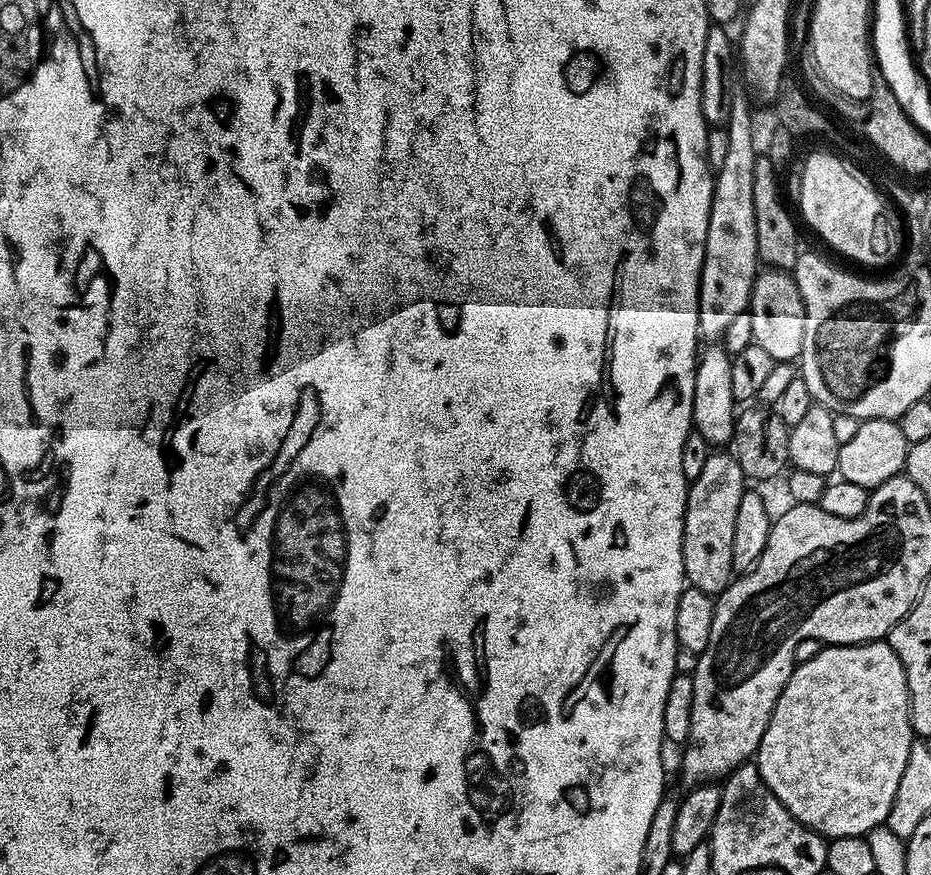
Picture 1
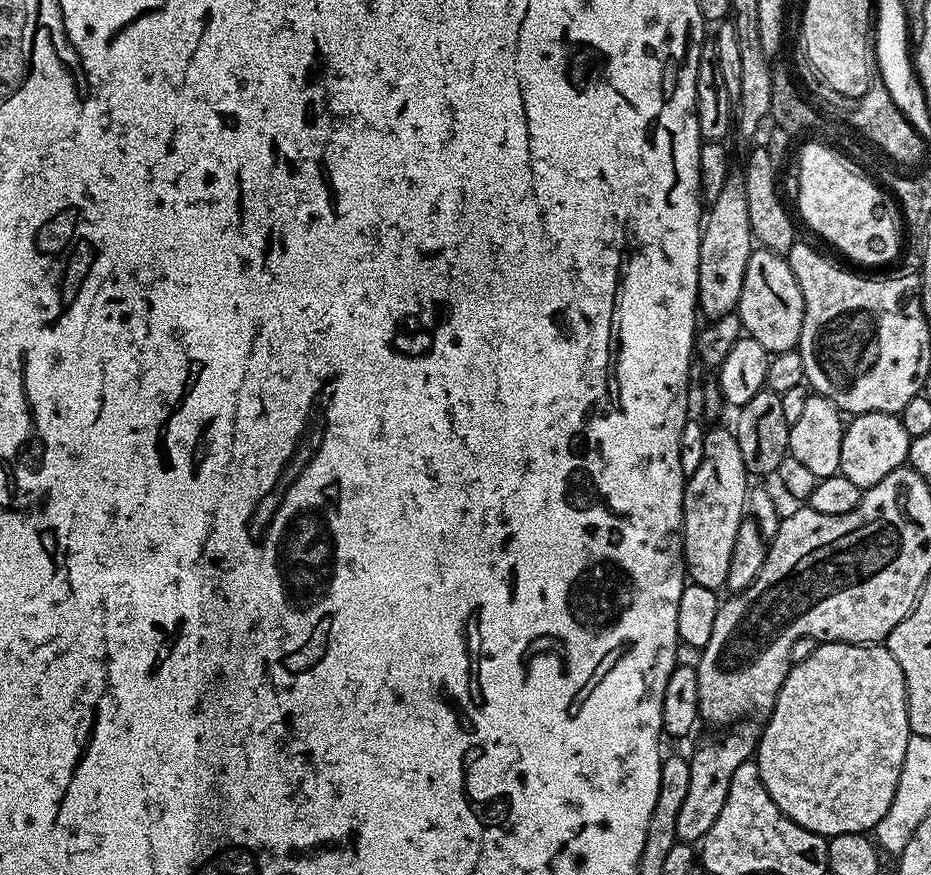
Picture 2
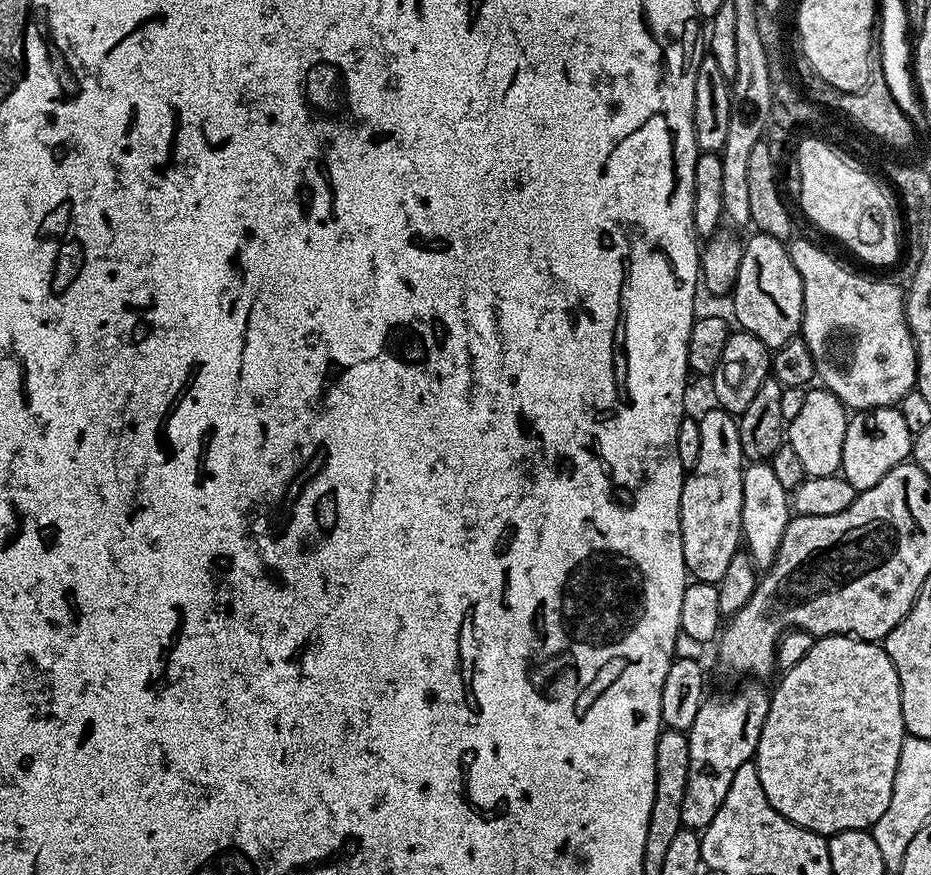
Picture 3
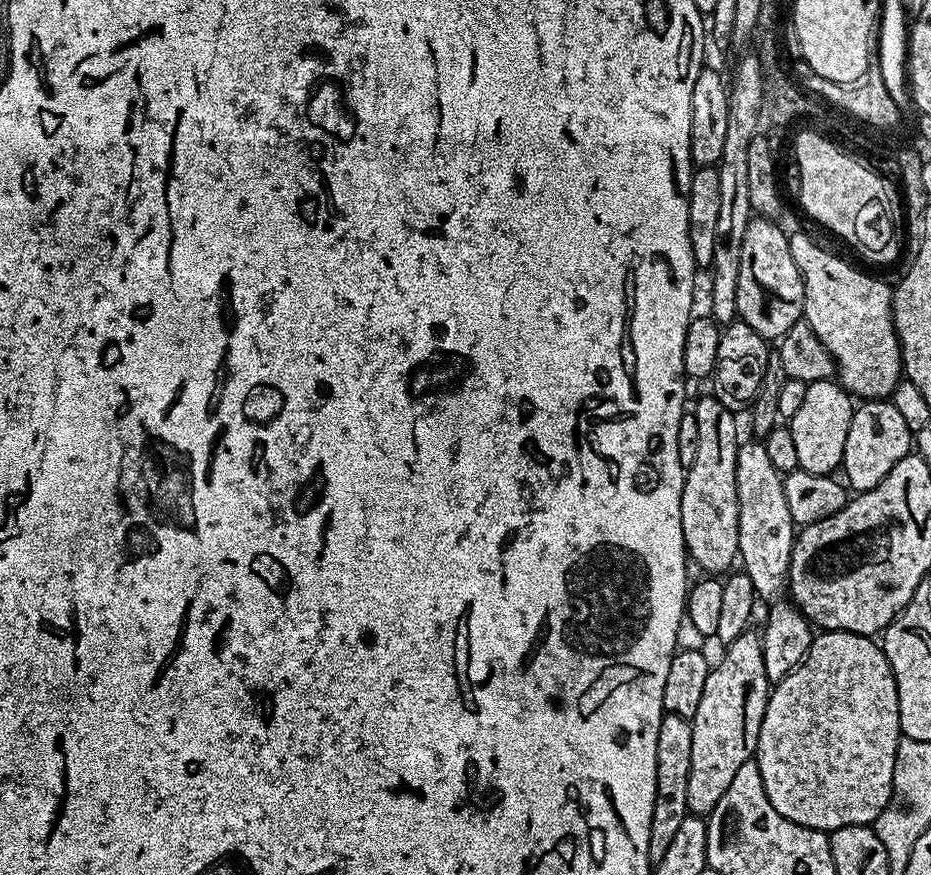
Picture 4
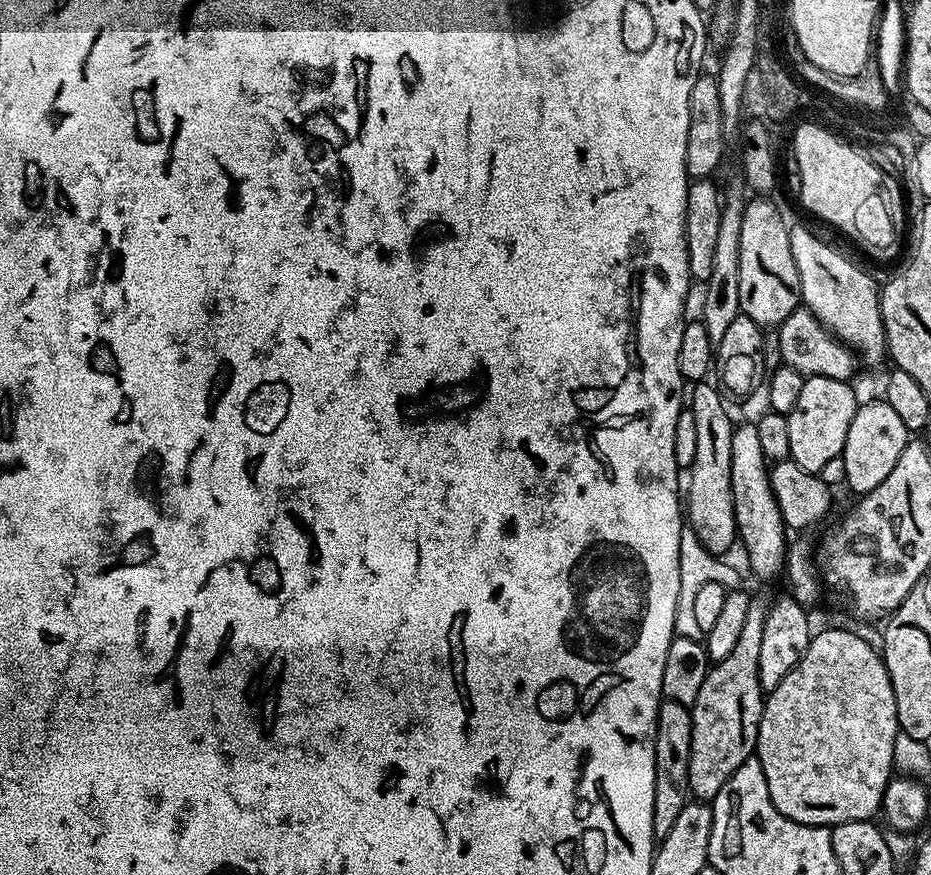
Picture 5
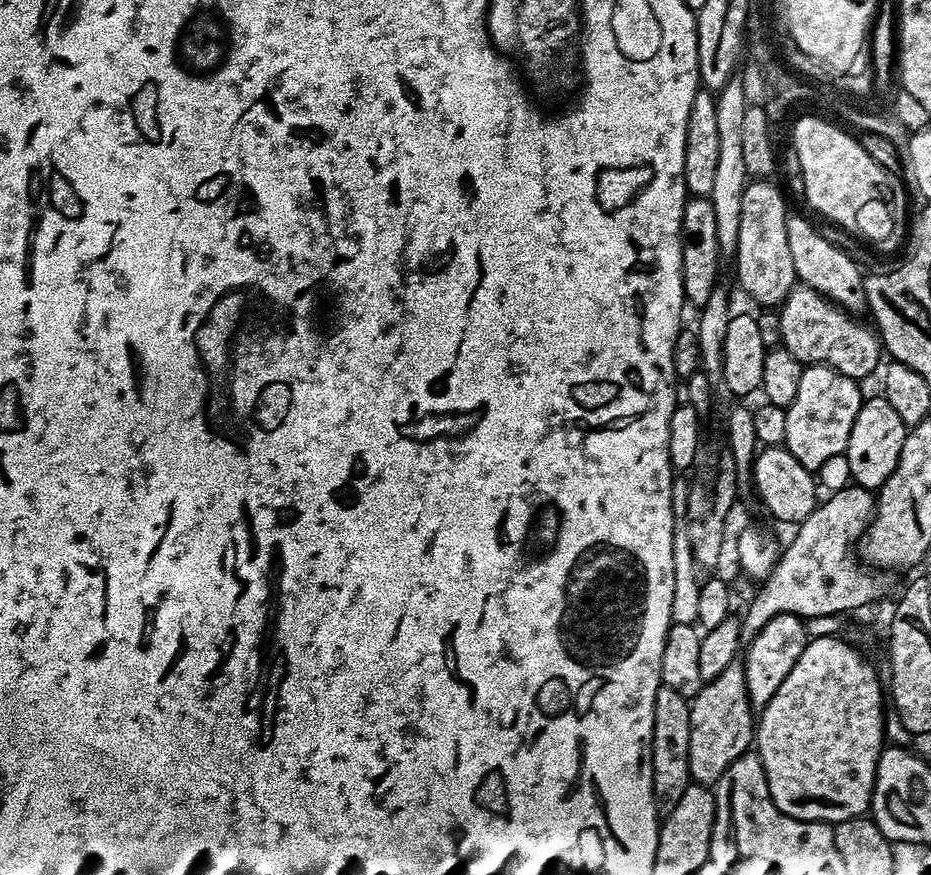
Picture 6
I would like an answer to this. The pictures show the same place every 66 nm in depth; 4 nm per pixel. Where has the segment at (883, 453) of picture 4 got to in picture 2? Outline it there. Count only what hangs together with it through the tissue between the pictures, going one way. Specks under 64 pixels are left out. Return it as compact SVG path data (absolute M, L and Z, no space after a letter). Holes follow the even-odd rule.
M862 412L847 421L842 438L839 475L850 478L861 490L873 488L886 474L905 467L910 438L899 415L891 412Z

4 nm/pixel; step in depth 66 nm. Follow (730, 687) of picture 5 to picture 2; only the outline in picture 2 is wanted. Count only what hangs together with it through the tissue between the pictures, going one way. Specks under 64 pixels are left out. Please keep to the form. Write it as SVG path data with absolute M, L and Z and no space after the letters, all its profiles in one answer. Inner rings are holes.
M737 722L713 740L708 740L696 753L690 756L690 787L686 799L682 801L682 810L678 814L676 827L677 841L695 845L703 841L705 834L714 826L718 813L726 803L726 794L730 794L730 778L742 762L753 759L758 747L758 728L752 722Z

